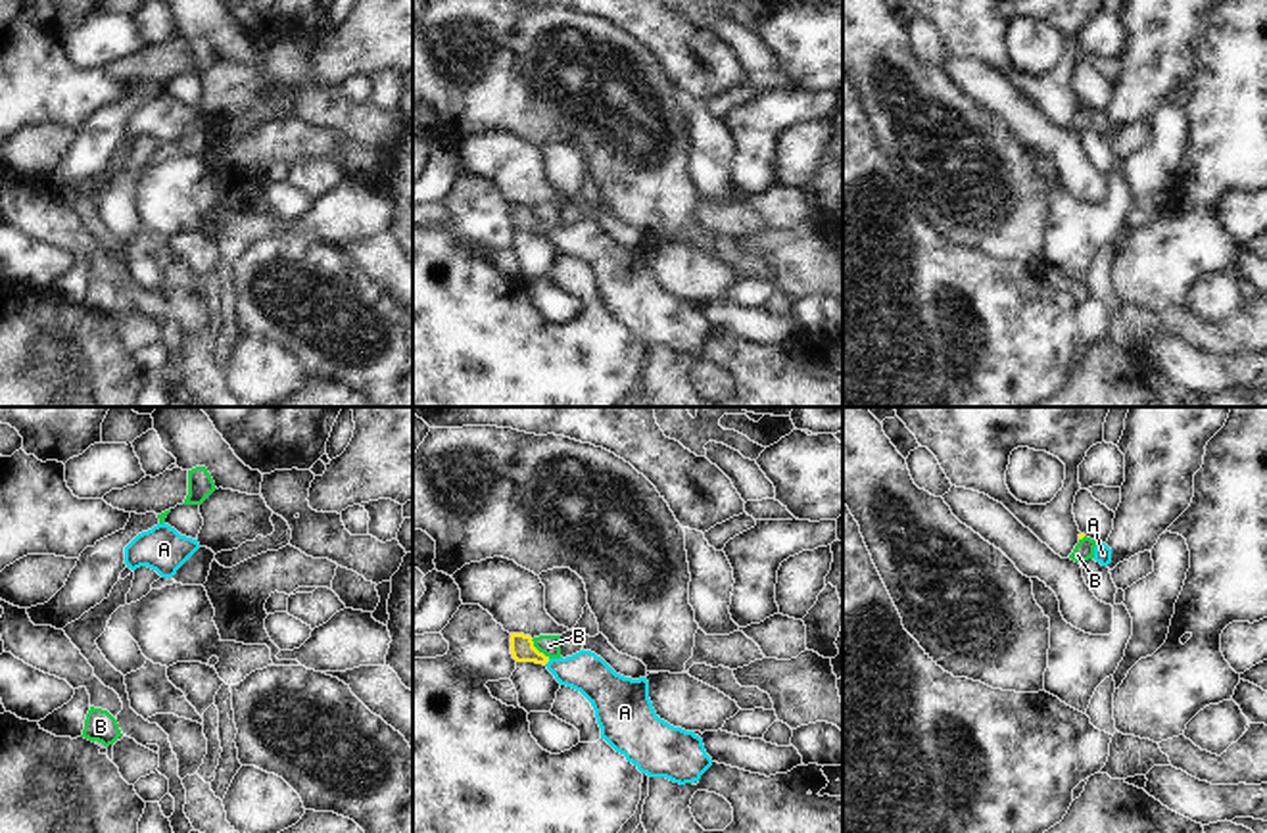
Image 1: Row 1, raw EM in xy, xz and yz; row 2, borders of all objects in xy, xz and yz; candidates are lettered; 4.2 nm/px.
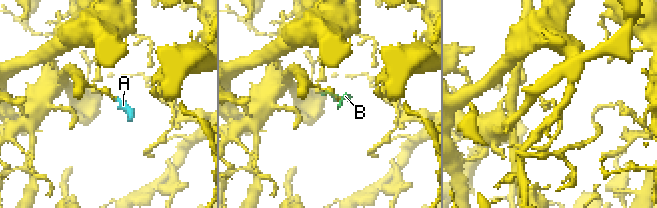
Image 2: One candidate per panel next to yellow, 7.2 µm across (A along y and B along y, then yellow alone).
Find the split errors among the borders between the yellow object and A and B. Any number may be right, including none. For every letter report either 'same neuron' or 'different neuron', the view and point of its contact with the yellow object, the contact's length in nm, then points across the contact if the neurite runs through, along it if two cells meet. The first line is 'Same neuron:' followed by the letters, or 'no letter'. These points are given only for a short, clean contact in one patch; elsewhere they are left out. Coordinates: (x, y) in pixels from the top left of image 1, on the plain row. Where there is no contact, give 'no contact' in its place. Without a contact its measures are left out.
Same neuron: A
A: same neuron; contact xz (546, 233); length 40 nm; way xz (523, 219), (546, 233), (565, 240), (586, 242)
B: different neuron; contact xz (538, 221); length 120 nm; border xz (530, 210), (549, 227)

